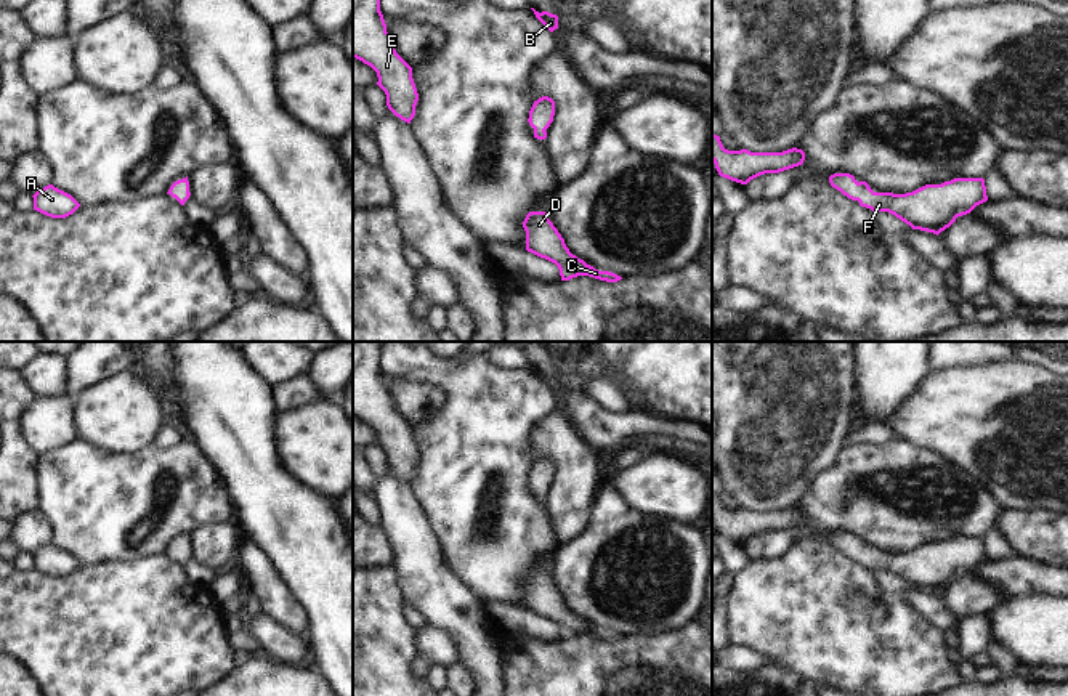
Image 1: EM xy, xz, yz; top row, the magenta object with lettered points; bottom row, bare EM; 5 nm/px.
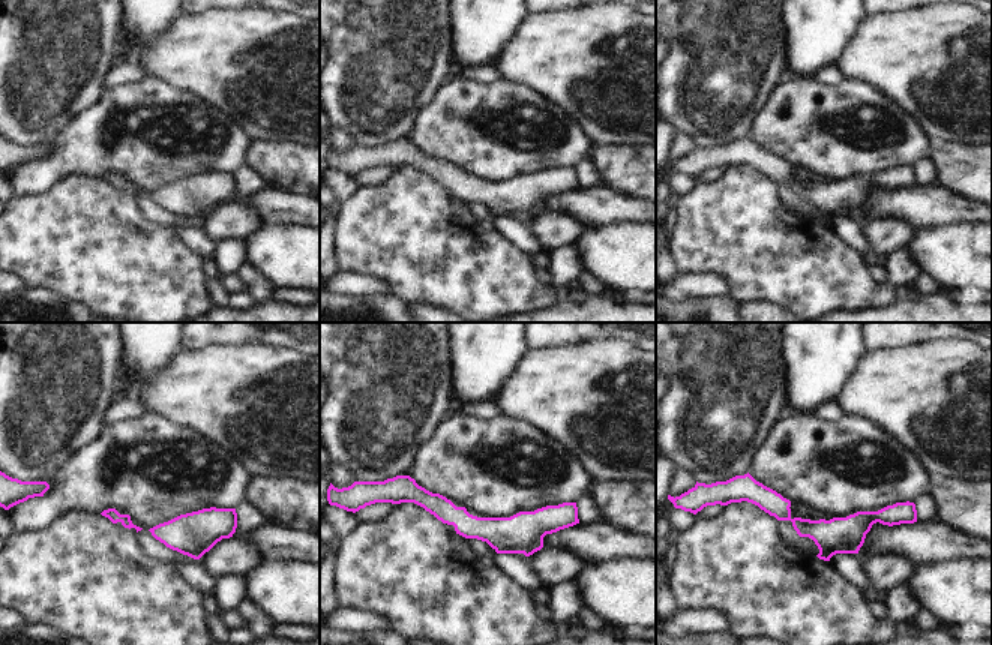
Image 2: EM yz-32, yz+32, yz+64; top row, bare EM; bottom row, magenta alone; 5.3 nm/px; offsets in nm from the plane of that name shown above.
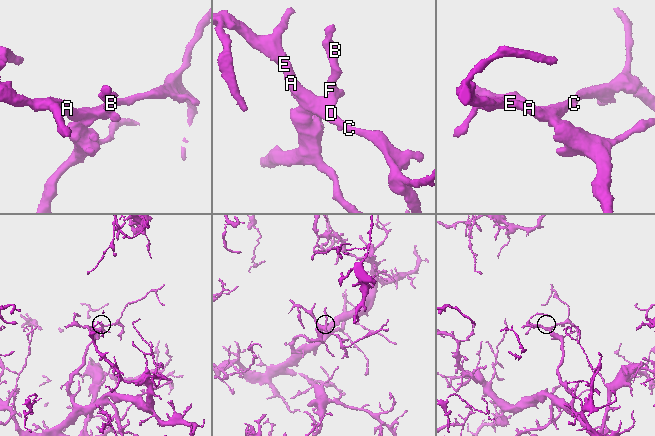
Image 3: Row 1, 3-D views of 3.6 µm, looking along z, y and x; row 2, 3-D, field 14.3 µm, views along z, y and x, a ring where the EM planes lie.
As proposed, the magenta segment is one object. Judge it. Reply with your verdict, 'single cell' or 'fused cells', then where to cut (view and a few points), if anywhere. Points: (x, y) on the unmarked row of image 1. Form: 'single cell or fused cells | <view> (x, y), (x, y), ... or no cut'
single cell | no cut

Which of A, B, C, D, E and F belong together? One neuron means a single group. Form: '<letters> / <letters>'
A B C D E F

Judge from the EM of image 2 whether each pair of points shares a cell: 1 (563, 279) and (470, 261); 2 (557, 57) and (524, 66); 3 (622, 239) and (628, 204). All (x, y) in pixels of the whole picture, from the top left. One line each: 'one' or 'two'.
1: two
2: one
3: two

